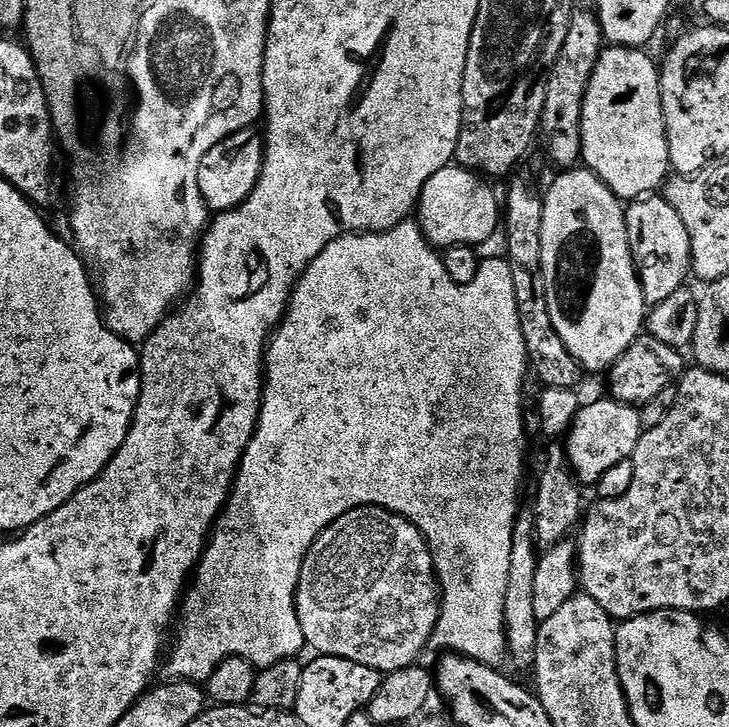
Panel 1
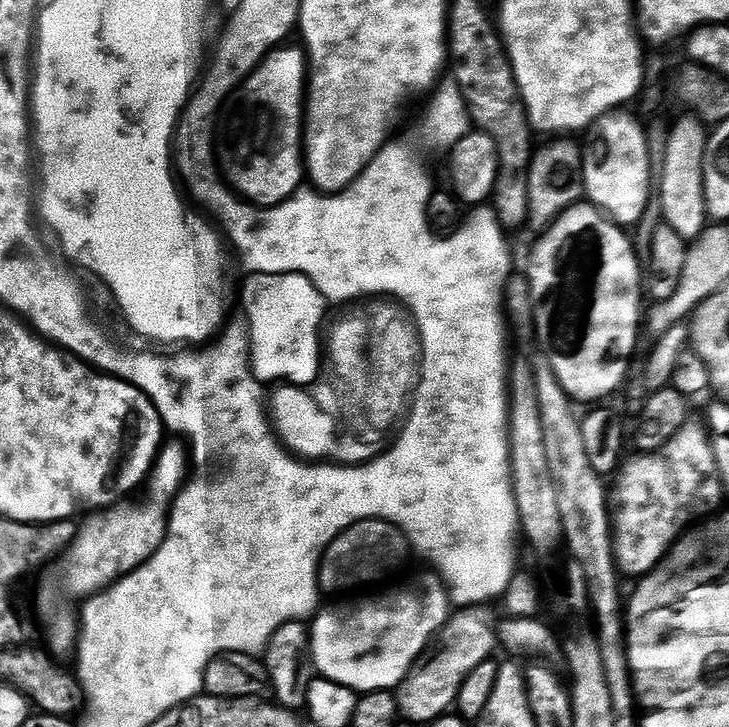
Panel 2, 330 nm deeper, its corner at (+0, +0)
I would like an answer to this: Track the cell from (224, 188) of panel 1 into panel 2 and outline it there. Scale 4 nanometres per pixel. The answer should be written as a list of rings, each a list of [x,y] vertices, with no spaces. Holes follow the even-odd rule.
[[[281,46],[268,53],[232,93],[228,113],[226,108],[214,124],[214,144],[216,140],[216,152],[220,155],[218,168],[223,179],[247,203],[259,209],[272,208],[289,200],[301,187],[300,179],[303,181],[306,176],[302,163],[306,56],[299,47],[288,47]]]

